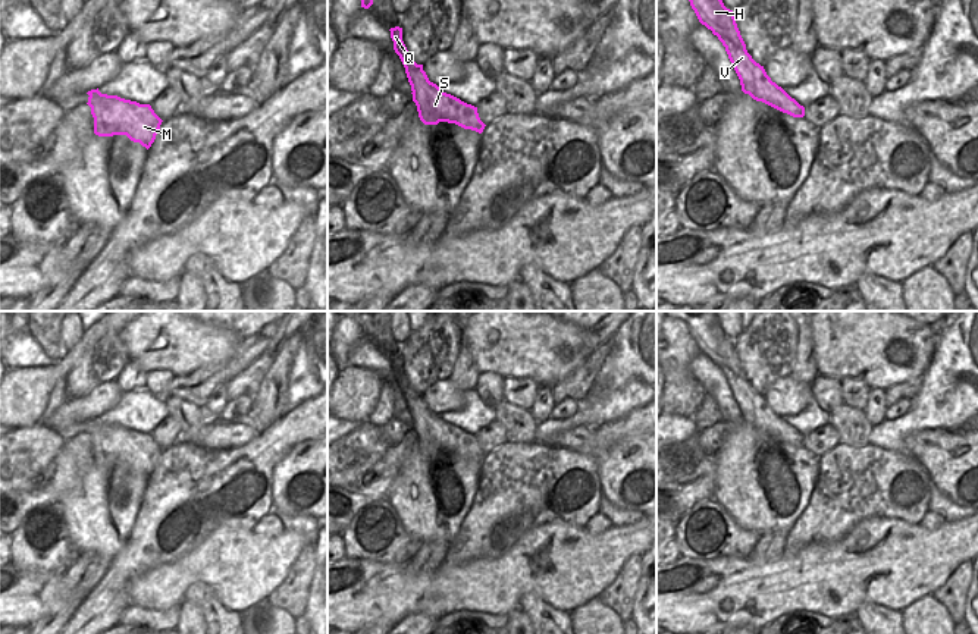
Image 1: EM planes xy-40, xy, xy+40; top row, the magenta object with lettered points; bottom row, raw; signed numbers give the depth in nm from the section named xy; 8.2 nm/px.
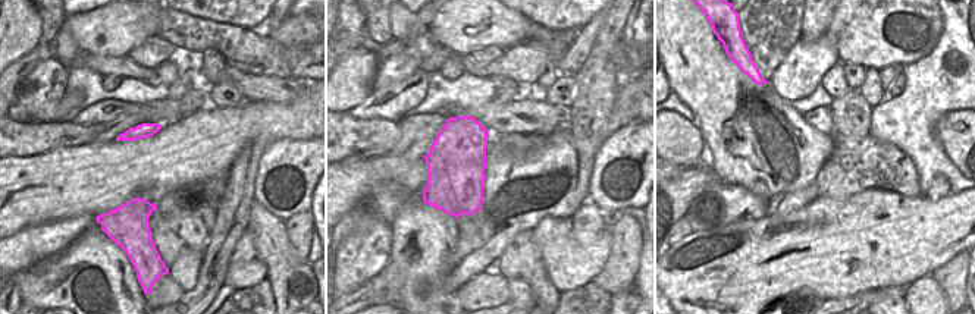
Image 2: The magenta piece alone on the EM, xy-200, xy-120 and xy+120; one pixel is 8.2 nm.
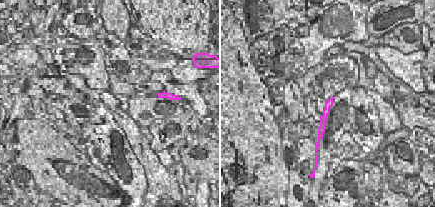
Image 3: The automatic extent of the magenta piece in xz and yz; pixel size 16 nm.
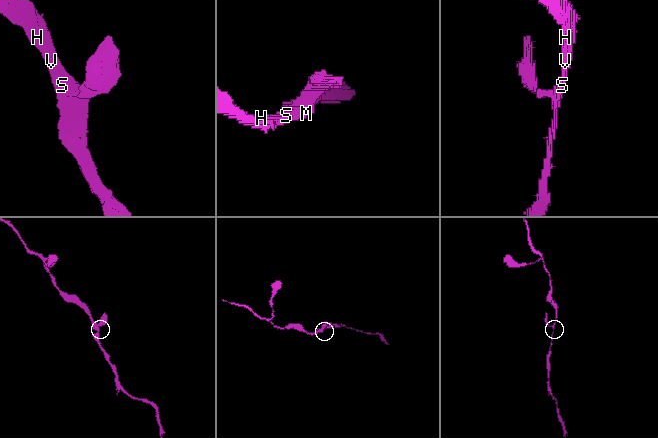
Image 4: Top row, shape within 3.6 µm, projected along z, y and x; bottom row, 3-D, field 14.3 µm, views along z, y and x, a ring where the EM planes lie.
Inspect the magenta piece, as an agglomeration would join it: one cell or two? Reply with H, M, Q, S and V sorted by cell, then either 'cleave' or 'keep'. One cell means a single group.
H M Q S V | keep

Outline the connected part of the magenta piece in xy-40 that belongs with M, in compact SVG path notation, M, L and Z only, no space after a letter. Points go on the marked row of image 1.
M98 88L87 94L90 95L87 104L91 107L95 135L126 135L147 150L151 147L163 120L150 104L101 94Z

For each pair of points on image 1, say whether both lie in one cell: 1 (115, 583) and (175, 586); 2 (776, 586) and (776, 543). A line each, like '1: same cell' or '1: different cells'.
1: different cells
2: different cells

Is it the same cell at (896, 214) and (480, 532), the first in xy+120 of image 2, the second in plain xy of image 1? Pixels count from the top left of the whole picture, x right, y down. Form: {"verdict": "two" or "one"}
{"verdict": "two"}

